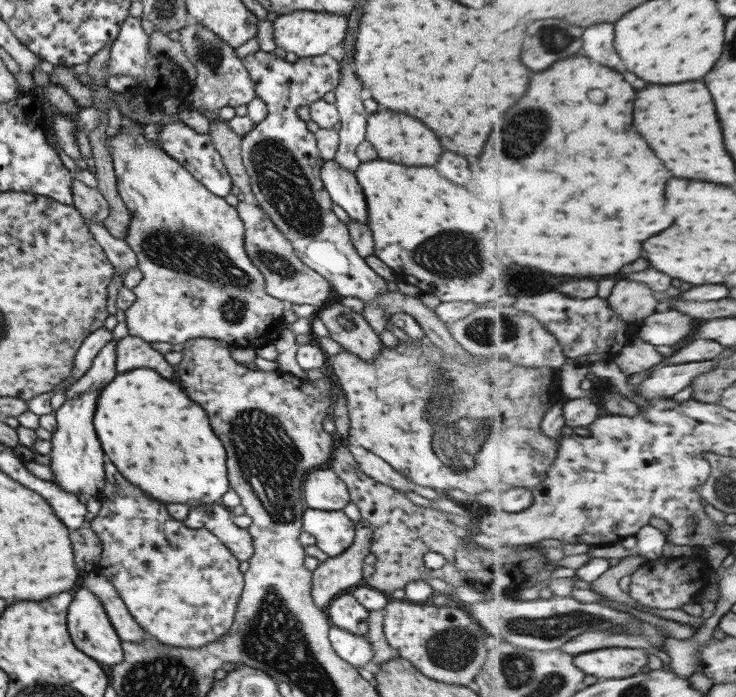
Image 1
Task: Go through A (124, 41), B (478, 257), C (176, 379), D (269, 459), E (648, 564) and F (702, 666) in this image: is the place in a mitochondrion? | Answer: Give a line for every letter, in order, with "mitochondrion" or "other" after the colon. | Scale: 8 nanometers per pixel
A: other
B: mitochondrion
C: other
D: mitochondrion
E: other
F: other

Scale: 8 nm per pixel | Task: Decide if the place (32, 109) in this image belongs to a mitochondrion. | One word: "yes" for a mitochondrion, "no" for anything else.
no

